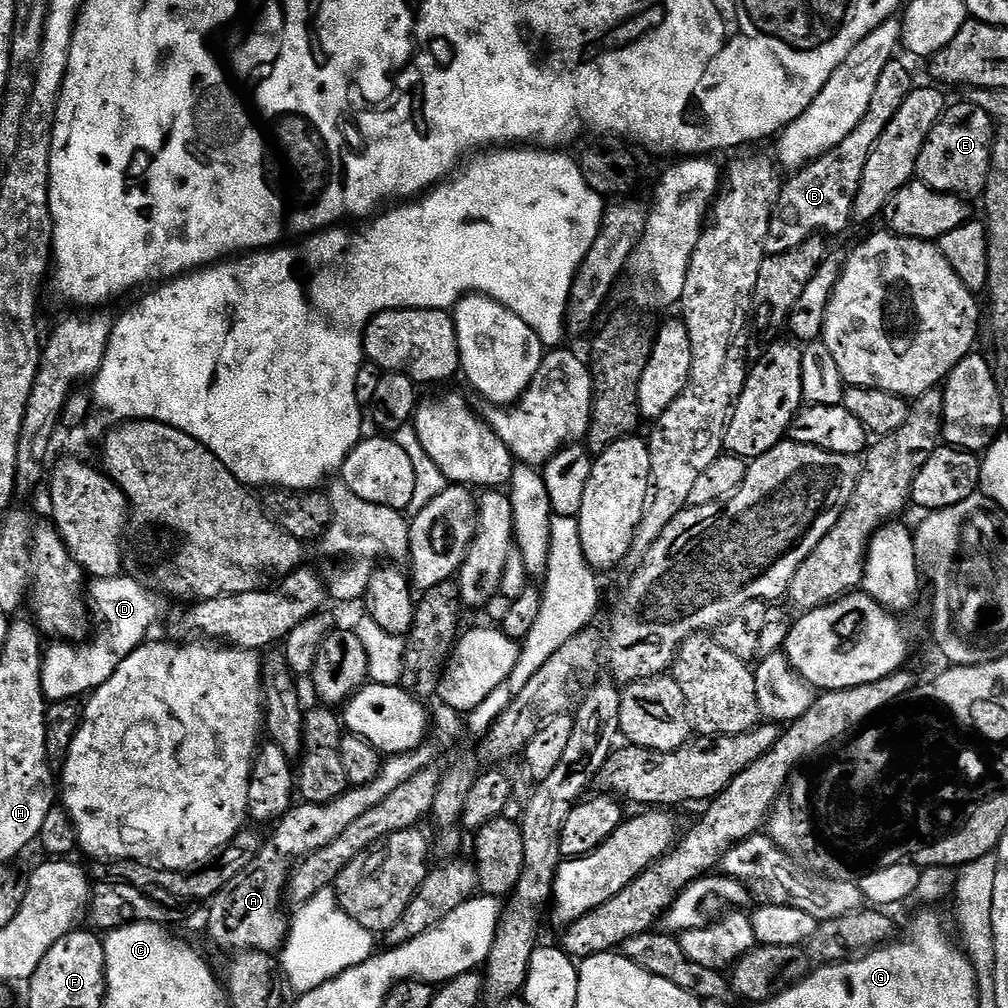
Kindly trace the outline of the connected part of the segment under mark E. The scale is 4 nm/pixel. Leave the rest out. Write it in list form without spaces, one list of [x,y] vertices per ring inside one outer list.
[[[967,102],[949,103],[924,139],[916,159],[915,179],[939,192],[952,192],[965,198],[983,197],[988,171],[992,168],[992,128],[994,121],[990,114],[986,114],[986,110]]]

